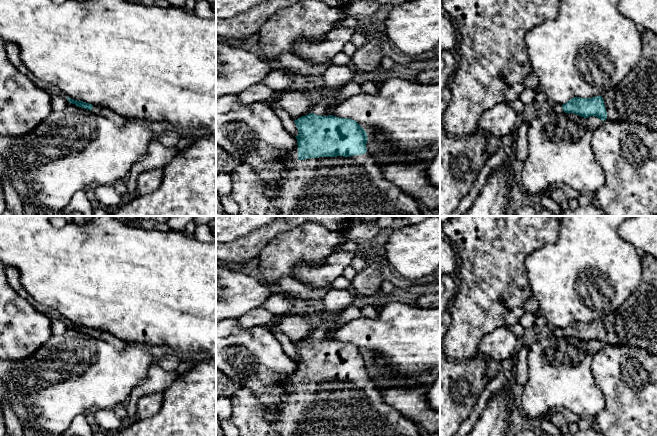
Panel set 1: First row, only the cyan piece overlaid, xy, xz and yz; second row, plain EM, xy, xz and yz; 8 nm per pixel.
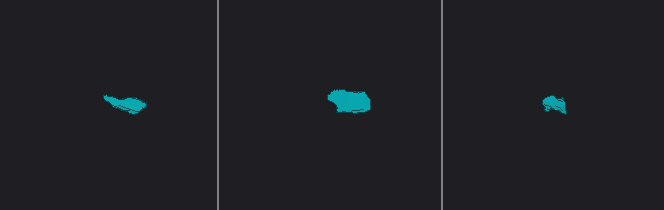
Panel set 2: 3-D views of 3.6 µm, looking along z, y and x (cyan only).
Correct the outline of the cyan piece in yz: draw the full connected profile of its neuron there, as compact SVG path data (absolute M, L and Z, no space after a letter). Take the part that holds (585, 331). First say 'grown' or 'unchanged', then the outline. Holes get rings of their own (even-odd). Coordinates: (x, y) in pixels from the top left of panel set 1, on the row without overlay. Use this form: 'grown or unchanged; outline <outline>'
grown; outline M650 254L641 258L642 281L616 311L602 320L574 321L552 335L638 347L657 356L657 258Z

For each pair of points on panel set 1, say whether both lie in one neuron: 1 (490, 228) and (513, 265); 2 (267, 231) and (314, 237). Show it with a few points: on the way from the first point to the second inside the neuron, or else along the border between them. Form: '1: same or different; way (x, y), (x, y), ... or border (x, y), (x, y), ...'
1: same; way (496, 237), (500, 242), (500, 252), (504, 256)
2: different; border (278, 233), (262, 250)

